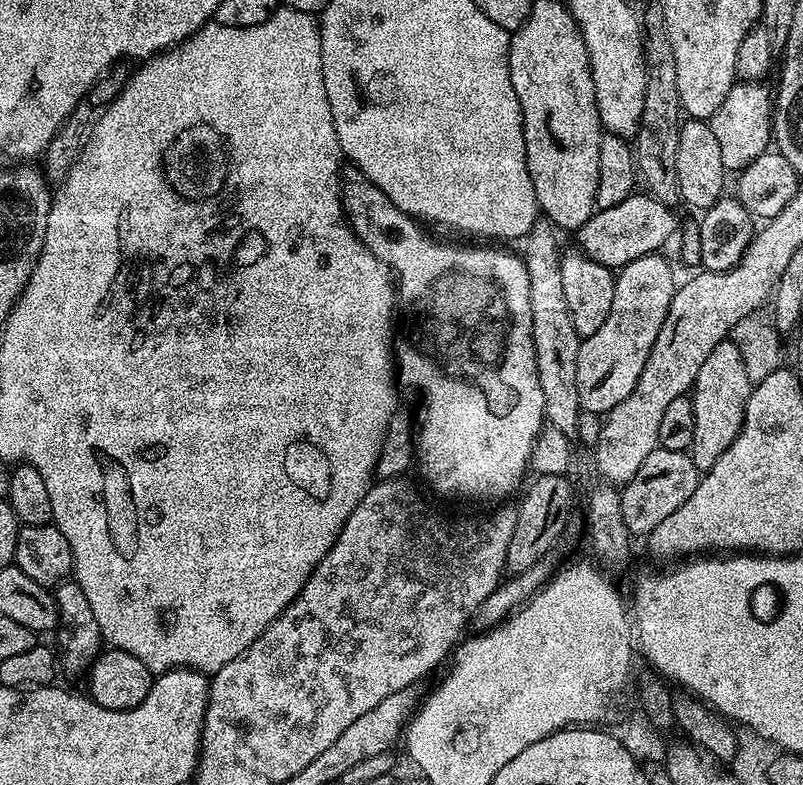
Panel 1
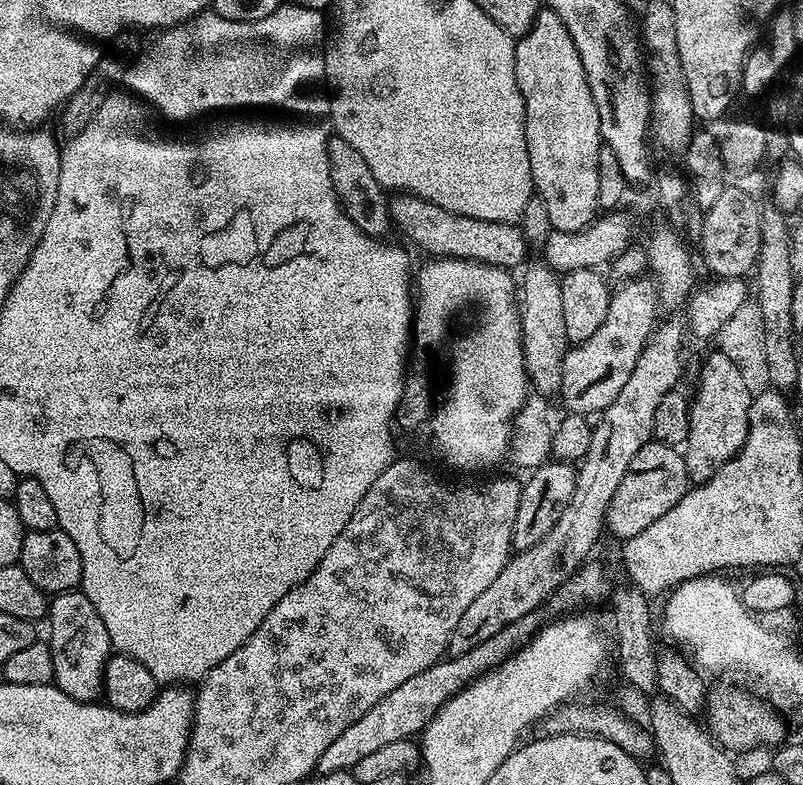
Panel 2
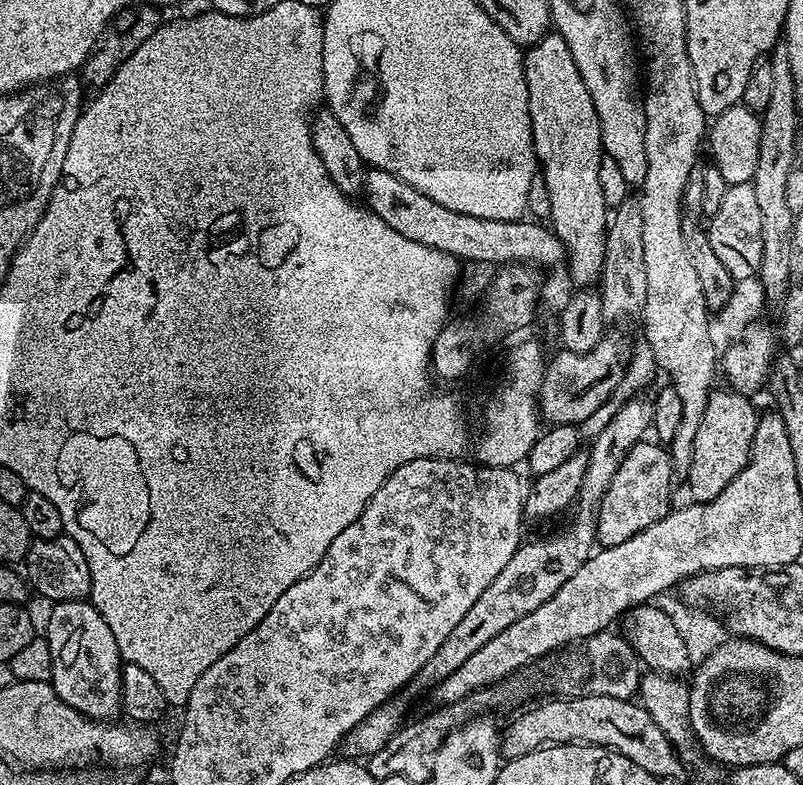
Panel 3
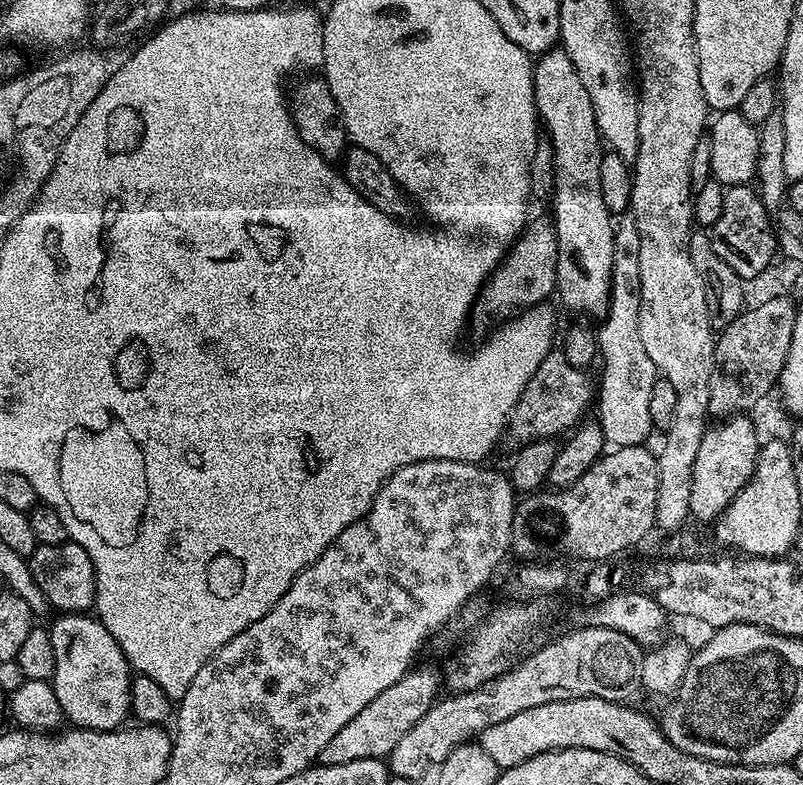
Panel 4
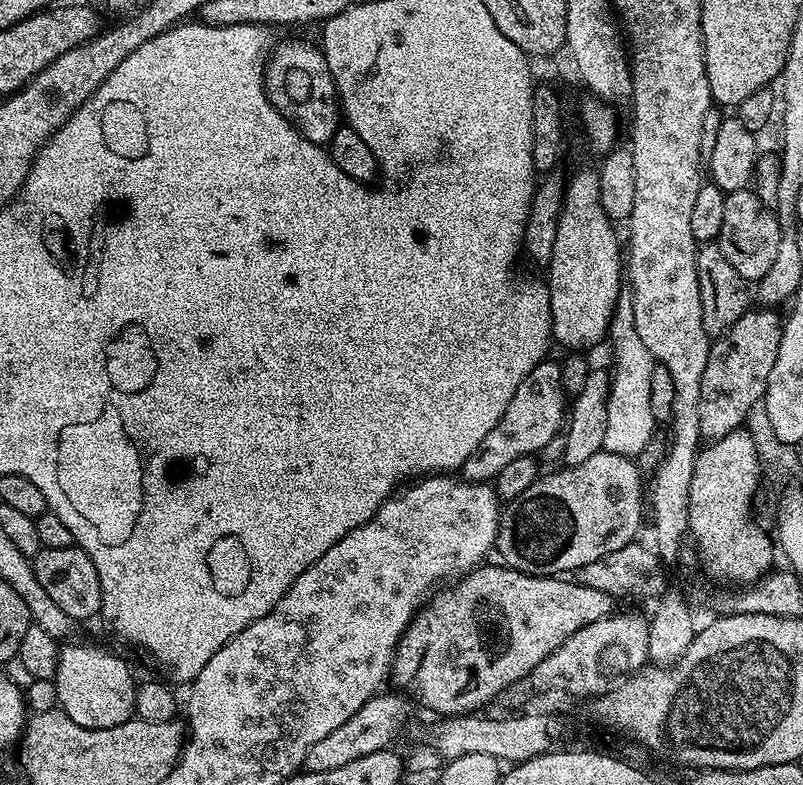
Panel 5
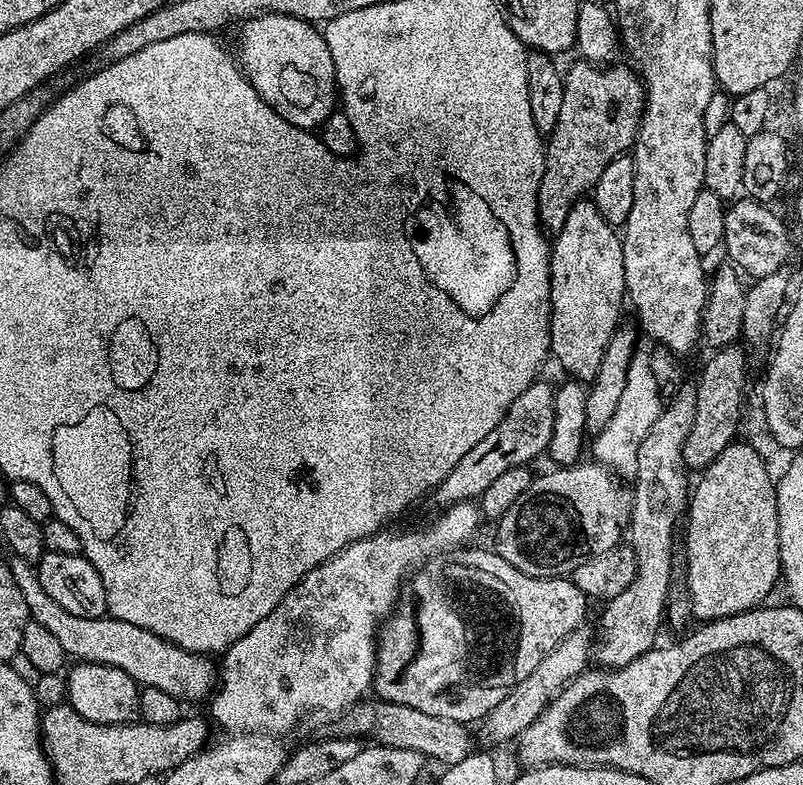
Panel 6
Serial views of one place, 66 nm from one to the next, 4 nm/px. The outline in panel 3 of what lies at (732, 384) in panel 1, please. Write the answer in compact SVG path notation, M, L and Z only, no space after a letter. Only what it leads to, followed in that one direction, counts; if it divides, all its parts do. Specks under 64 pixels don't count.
M731 386L713 387L702 413L702 422L698 425L698 434L694 434L694 454L690 454L690 466L686 483L692 491L691 499L697 504L706 504L718 498L726 486L748 464L752 453L752 443L756 433L758 409L743 392L735 392Z

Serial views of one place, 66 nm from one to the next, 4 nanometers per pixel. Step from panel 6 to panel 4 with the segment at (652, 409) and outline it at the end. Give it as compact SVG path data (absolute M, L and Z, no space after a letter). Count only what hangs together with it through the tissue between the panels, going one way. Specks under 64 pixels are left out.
M624 214L615 221L616 230L616 267L610 282L611 298L608 300L608 313L602 317L602 324L598 332L598 340L602 345L602 360L604 356L604 389L599 389L598 404L608 417L602 420L605 441L617 448L644 444L647 436L654 432L650 418L650 393L654 390L654 382L658 373L654 362L650 362L650 354L646 354L646 346L642 346L642 334L638 330L638 310L640 309L640 295L642 294L642 274L640 265L640 243L638 238L638 222L630 214Z

